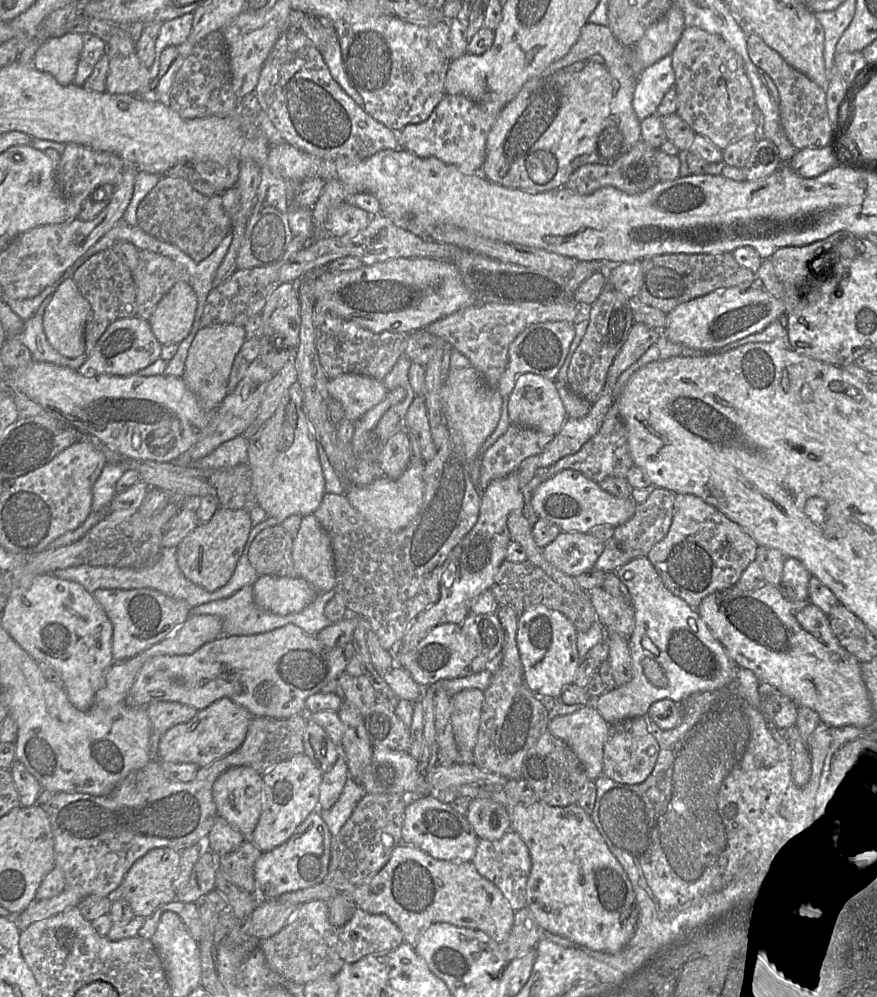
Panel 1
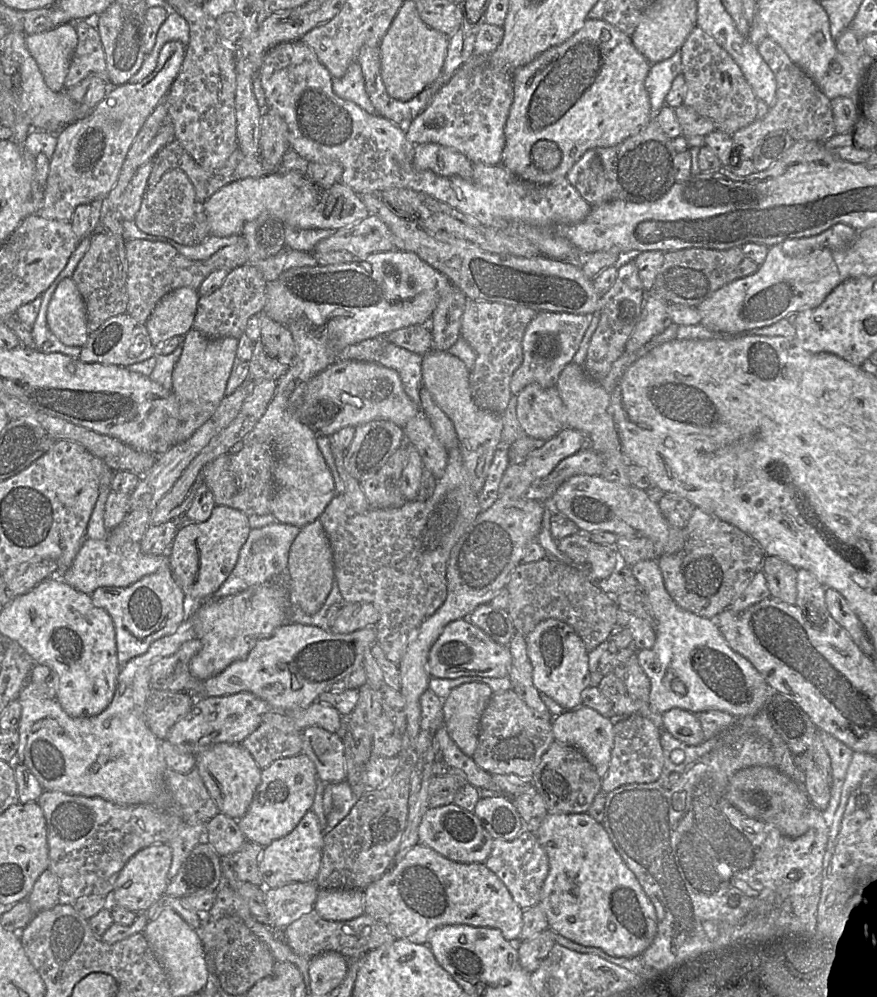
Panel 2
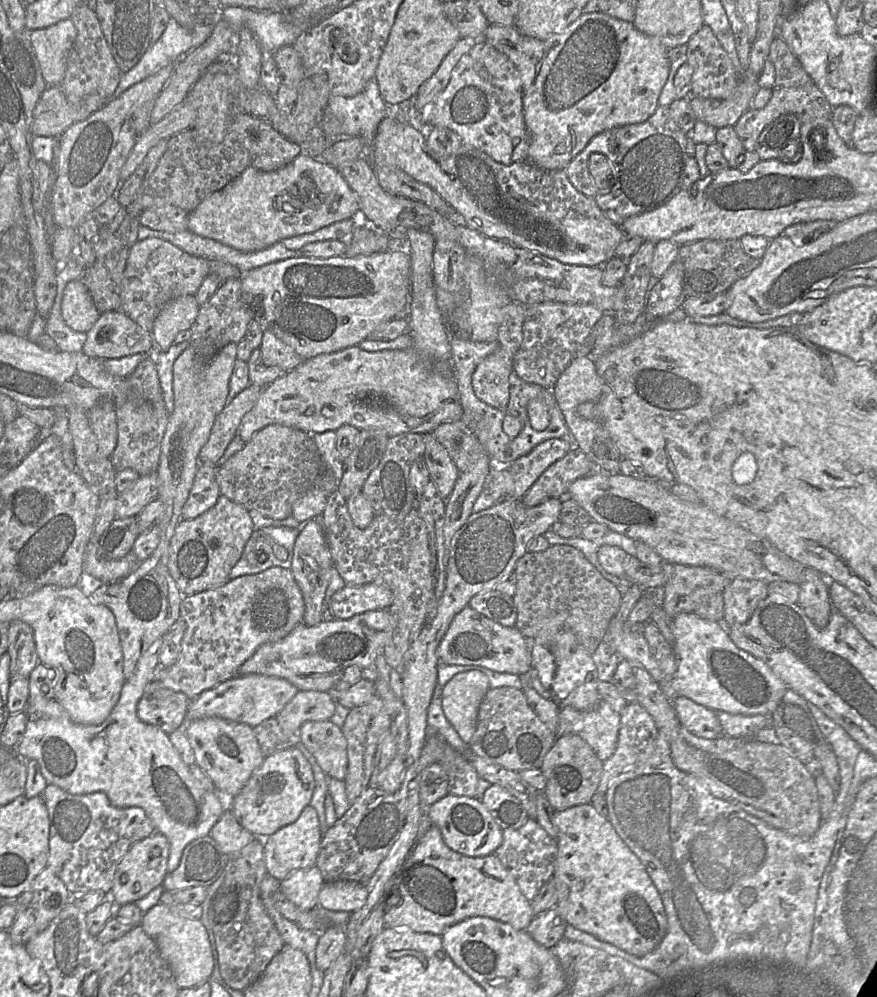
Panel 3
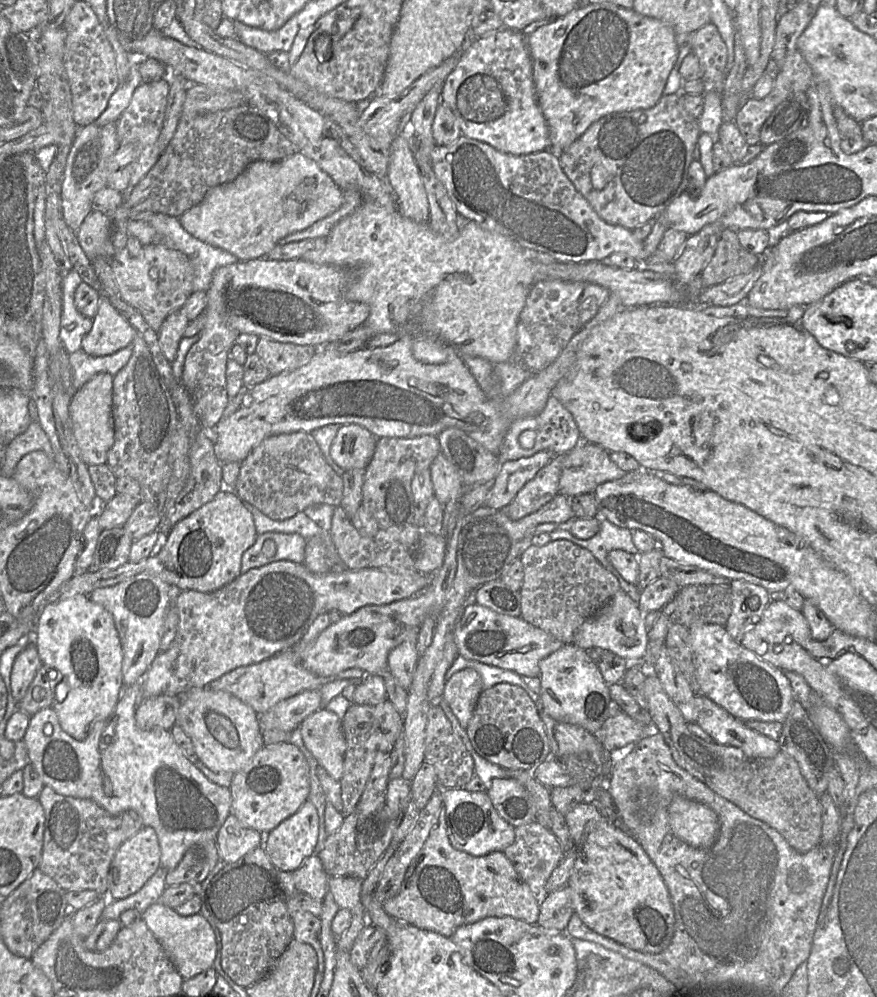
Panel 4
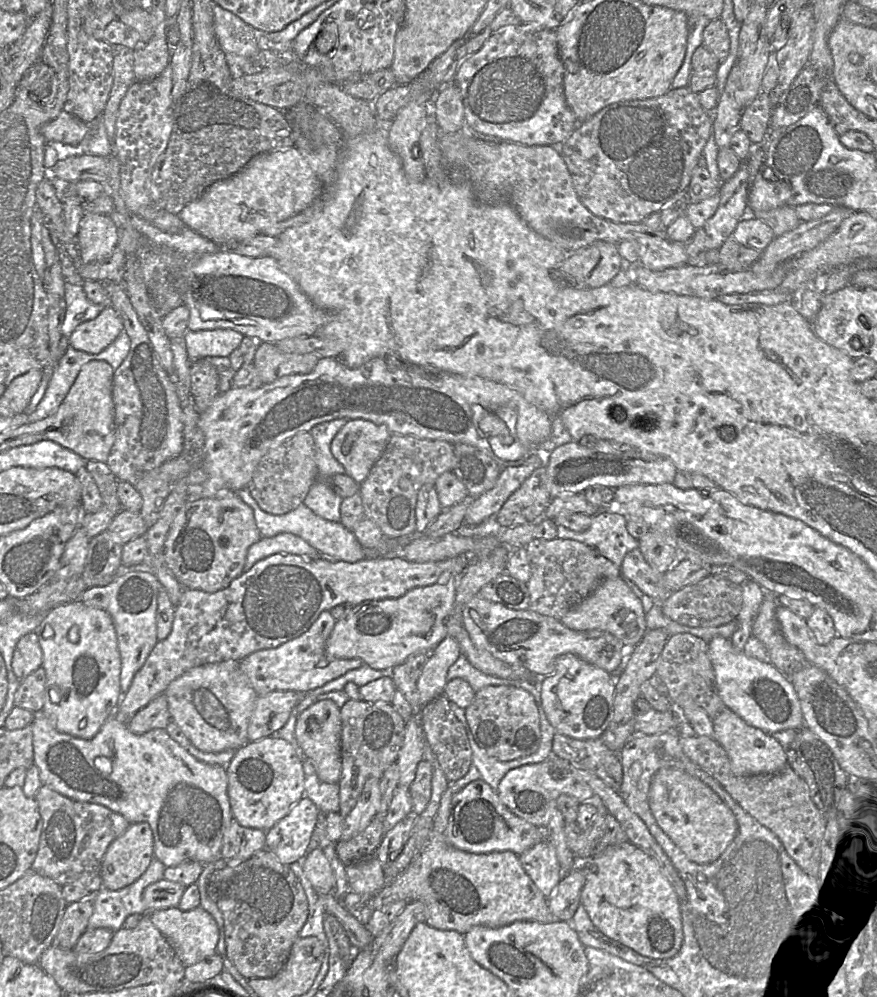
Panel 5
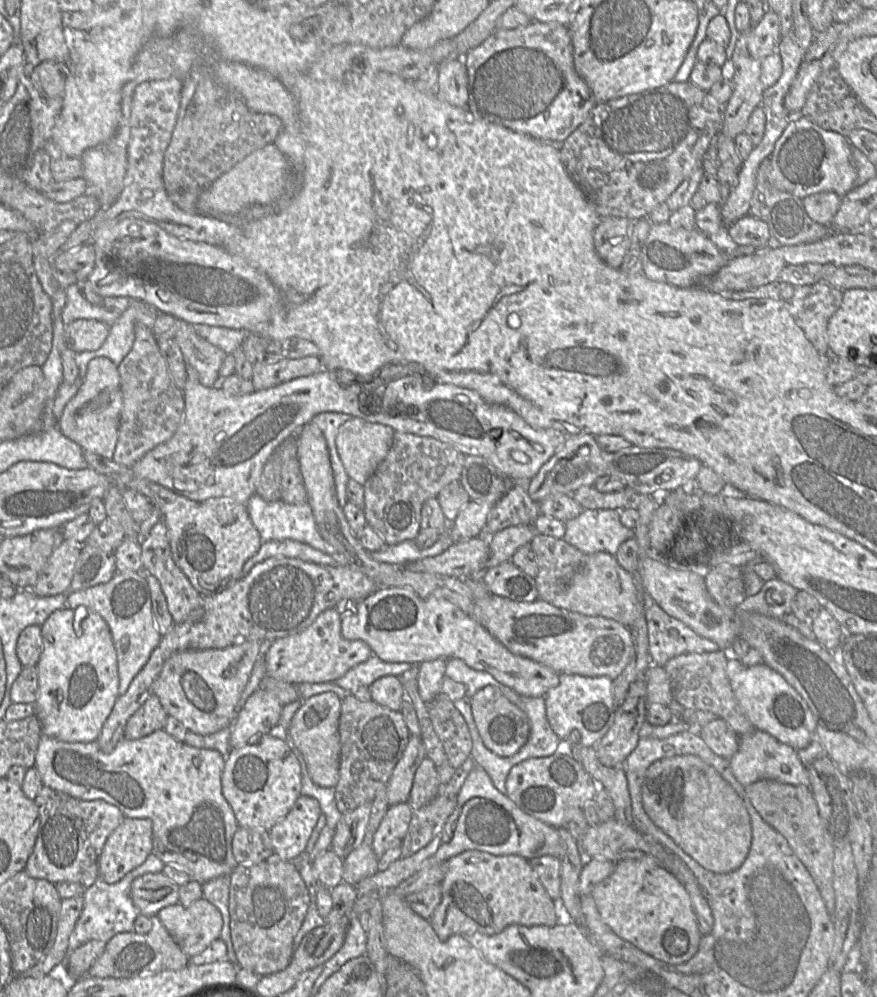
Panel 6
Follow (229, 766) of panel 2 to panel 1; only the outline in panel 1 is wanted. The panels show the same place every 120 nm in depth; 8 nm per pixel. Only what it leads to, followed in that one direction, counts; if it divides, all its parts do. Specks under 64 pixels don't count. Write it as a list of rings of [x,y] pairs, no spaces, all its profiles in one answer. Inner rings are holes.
[[[240,766],[230,768],[216,779],[212,787],[212,795],[218,817],[224,818],[246,838],[249,838],[258,823],[262,811],[262,775],[251,767]]]

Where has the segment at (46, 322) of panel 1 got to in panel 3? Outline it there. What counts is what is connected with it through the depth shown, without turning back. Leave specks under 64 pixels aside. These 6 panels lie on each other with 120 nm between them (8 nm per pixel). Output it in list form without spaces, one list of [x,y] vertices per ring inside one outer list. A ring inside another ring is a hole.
[[[83,280],[70,281],[63,292],[62,317],[71,329],[88,332],[98,320],[100,313]]]

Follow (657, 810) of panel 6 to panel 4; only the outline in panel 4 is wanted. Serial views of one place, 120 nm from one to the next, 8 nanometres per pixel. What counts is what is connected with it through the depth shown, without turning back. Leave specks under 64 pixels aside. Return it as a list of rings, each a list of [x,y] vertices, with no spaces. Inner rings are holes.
[[[675,796],[668,808],[673,833],[695,848],[710,848],[719,833],[717,814],[704,804],[683,796]]]

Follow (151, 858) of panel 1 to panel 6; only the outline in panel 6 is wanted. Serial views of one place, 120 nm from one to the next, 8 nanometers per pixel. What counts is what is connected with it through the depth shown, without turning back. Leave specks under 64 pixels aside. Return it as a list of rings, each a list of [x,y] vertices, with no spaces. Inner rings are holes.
[[[127,818],[109,835],[98,859],[100,877],[108,884],[119,882],[142,865],[153,851],[153,824],[150,819]]]

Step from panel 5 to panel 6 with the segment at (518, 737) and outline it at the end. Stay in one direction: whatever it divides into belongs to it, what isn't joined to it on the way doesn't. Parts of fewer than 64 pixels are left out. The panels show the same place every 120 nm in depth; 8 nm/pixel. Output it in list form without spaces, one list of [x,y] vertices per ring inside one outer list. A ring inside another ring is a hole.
[[[486,686],[478,690],[469,701],[481,739],[490,751],[501,757],[510,757],[527,742],[530,723],[526,713],[510,702],[498,688]]]

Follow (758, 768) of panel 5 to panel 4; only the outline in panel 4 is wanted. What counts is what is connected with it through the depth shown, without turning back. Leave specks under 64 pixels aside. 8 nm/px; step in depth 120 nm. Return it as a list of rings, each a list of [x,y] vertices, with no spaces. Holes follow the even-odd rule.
[[[696,694],[695,705],[698,712],[696,724],[714,742],[739,748],[751,759],[772,758],[781,751],[778,741],[749,728],[709,698]]]

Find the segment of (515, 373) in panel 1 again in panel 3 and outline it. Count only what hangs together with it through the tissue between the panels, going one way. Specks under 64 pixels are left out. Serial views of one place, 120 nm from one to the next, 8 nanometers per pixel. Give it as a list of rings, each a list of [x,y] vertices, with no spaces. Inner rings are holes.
[[[542,302],[527,306],[522,343],[513,357],[514,372],[525,382],[552,389],[603,314],[592,305]]]

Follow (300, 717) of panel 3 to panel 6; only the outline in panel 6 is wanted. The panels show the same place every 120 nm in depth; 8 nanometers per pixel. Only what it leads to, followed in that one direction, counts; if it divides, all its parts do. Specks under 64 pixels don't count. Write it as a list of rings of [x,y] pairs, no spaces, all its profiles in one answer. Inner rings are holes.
[[[257,689],[246,700],[230,727],[230,747],[249,743],[254,735],[269,734],[279,724],[283,705],[271,692]]]

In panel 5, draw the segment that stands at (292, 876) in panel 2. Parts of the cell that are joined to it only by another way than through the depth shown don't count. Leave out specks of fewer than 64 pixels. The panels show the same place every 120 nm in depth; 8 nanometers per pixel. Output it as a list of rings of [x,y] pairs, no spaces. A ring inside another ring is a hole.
[[[301,798],[284,818],[266,831],[266,849],[285,865],[303,861],[319,812],[309,798]]]

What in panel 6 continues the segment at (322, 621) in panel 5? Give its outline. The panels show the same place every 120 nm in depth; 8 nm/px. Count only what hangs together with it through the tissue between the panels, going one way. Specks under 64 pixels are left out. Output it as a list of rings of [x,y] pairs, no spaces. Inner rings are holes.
[[[329,608],[302,632],[272,642],[266,654],[266,675],[294,685],[334,682],[373,654],[362,640],[347,640],[341,634],[341,615]]]

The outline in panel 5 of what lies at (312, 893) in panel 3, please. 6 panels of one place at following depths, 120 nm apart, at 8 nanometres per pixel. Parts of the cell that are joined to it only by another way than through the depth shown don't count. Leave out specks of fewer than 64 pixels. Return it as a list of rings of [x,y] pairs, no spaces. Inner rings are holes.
[[[316,849],[305,856],[302,866],[307,879],[319,895],[334,892],[336,884],[334,870],[321,849]]]

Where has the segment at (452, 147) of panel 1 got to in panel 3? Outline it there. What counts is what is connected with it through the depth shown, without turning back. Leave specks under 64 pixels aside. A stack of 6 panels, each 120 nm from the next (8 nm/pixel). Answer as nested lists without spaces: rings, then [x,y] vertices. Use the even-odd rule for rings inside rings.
[[[484,39],[464,54],[452,71],[446,88],[421,111],[422,124],[448,128],[459,135],[462,143],[472,146],[493,160],[509,165],[526,160],[530,134],[524,121],[522,81],[514,63]]]

